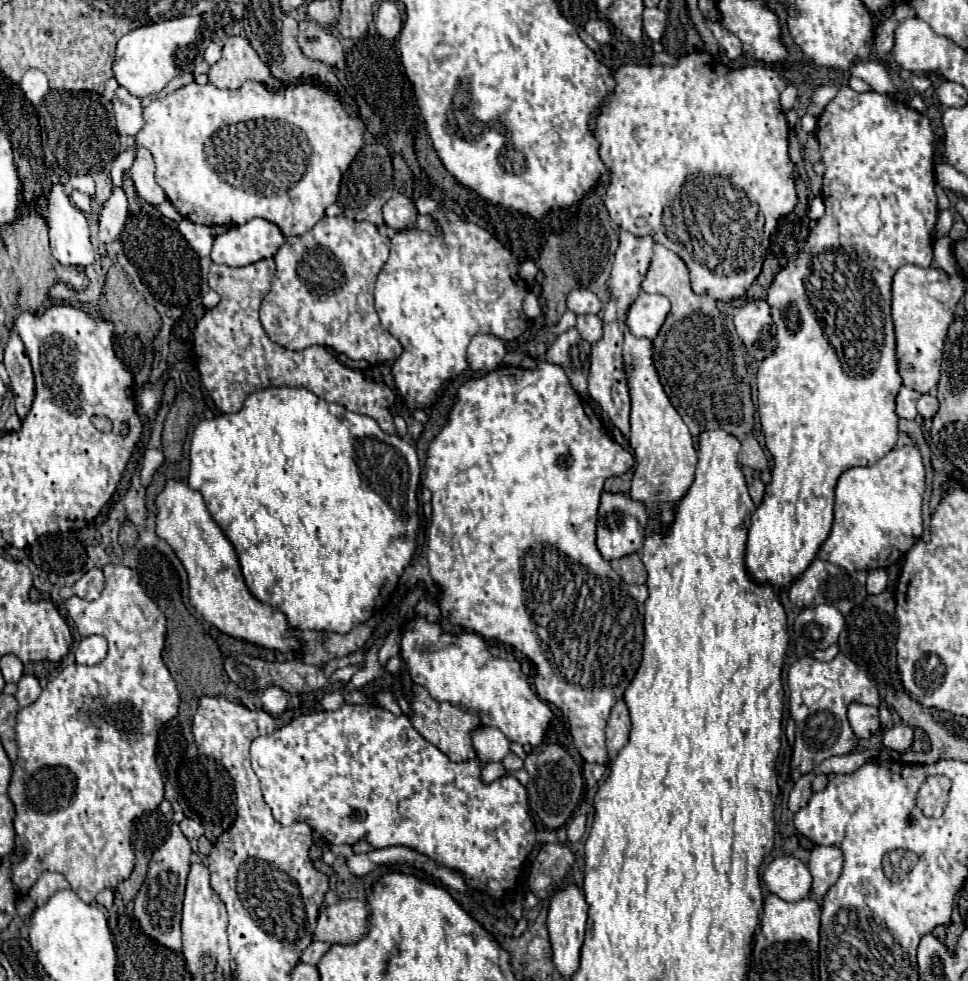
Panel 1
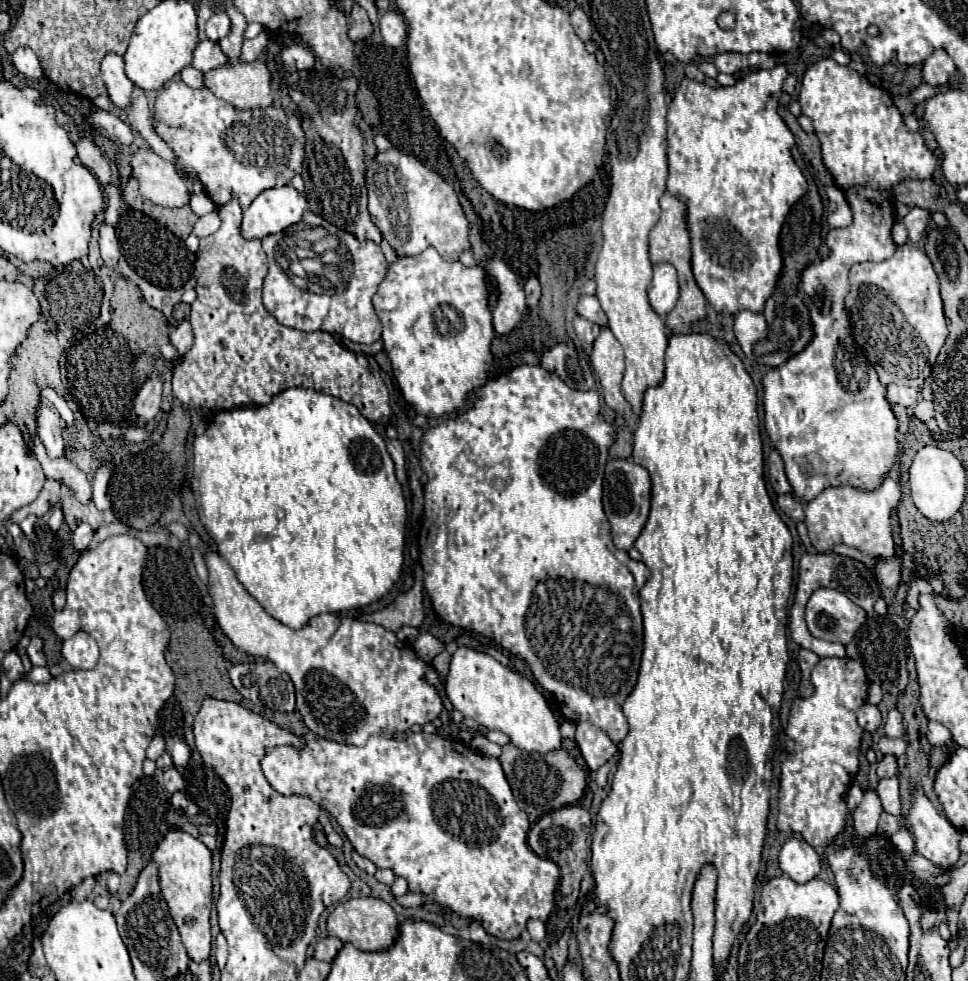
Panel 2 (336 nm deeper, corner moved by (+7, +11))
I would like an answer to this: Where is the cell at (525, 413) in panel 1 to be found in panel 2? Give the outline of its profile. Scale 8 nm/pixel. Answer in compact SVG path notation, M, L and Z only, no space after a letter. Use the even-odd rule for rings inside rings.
M521 365L507 375L501 375L499 379L487 381L477 391L477 403L473 405L473 409L439 423L433 429L427 429L421 439L419 461L423 471L429 477L425 485L425 515L429 517L431 525L422 525L419 535L419 561L425 571L425 579L423 579L425 589L431 597L435 613L443 621L455 627L471 629L487 639L493 639L511 655L523 657L531 667L535 681L543 689L549 689L557 701L563 701L561 713L569 721L573 723L589 721L599 729L603 729L611 737L611 741L619 745L629 731L621 705L631 695L637 683L639 663L643 653L643 621L641 621L641 607L639 607L639 591L650 573L644 563L631 559L627 551L619 551L611 541L611 527L603 513L601 497L603 497L603 469L607 463L607 451L615 439L615 429L601 417L599 409L601 407L599 407L597 391L571 389L555 373L545 371L543 367Z

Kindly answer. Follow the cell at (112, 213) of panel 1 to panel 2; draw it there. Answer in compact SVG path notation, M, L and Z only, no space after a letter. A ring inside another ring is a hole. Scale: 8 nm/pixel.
M101 225L99 229L101 237L99 237L99 247L101 247L101 257L105 261L107 267L115 269L117 267L117 261L121 257L121 251L119 251L119 241L117 241L117 235L115 235L115 229L109 227L109 225Z

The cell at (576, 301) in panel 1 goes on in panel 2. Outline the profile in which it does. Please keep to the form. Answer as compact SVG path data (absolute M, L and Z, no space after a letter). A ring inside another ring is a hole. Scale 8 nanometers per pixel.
M581 295L579 303L577 303L577 313L583 319L589 319L591 323L597 323L599 327L607 325L607 315L603 313L597 297L589 297L589 295Z

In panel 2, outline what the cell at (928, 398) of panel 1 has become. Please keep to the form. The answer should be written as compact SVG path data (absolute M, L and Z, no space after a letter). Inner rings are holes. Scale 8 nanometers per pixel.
M921 399L915 407L913 407L913 415L921 421L929 421L933 417L933 403L931 401L925 401Z

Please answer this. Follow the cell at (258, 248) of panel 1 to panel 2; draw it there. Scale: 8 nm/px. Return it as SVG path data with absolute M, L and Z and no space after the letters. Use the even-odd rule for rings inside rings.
M293 185L265 189L243 213L241 235L263 239L301 221L307 211L307 199Z

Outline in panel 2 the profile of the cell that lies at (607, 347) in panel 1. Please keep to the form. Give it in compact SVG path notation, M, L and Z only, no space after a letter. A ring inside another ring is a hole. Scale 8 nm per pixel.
M607 327L601 329L601 335L593 343L591 366L599 379L597 382L600 383L600 392L605 403L625 421L629 421L633 411L621 393L621 379L625 371L623 347L617 343L617 339Z

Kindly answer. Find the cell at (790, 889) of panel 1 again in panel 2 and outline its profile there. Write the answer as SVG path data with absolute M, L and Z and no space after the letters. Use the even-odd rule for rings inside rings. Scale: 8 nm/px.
M793 837L783 845L779 853L779 867L793 881L807 883L821 871L821 859L811 845L807 845L799 837Z

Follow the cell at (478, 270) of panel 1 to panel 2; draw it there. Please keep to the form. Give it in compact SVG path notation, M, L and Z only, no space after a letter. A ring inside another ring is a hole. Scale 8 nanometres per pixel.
M433 247L415 257L401 257L397 263L389 265L387 277L373 297L373 307L383 323L381 339L405 401L427 419L437 419L463 409L467 397L487 381L487 371L493 363L491 341L495 339L495 331L483 267L465 267L459 261L443 261Z

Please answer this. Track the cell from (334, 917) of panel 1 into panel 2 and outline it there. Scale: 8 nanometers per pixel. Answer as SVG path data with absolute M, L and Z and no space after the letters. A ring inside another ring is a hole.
M375 897L349 899L347 903L337 905L327 917L327 931L333 937L339 937L343 943L351 943L361 951L385 951L389 949L399 935L399 919L389 903Z

